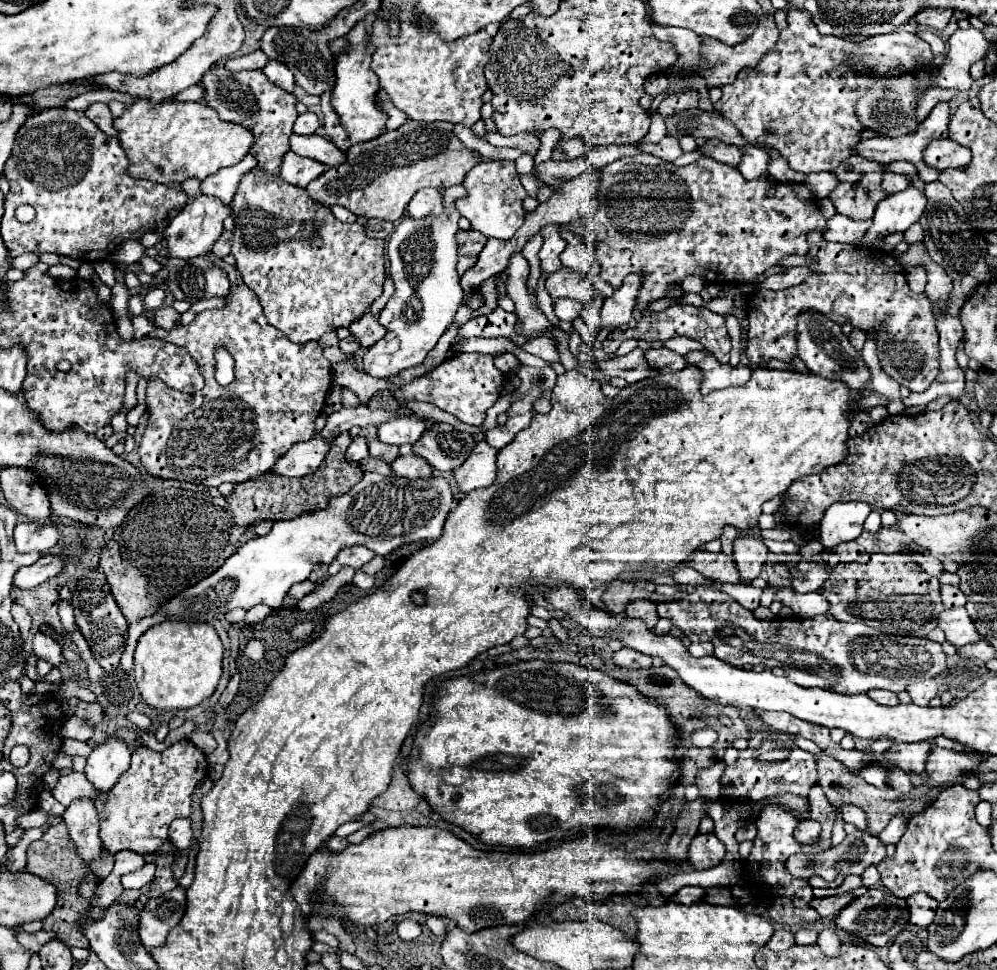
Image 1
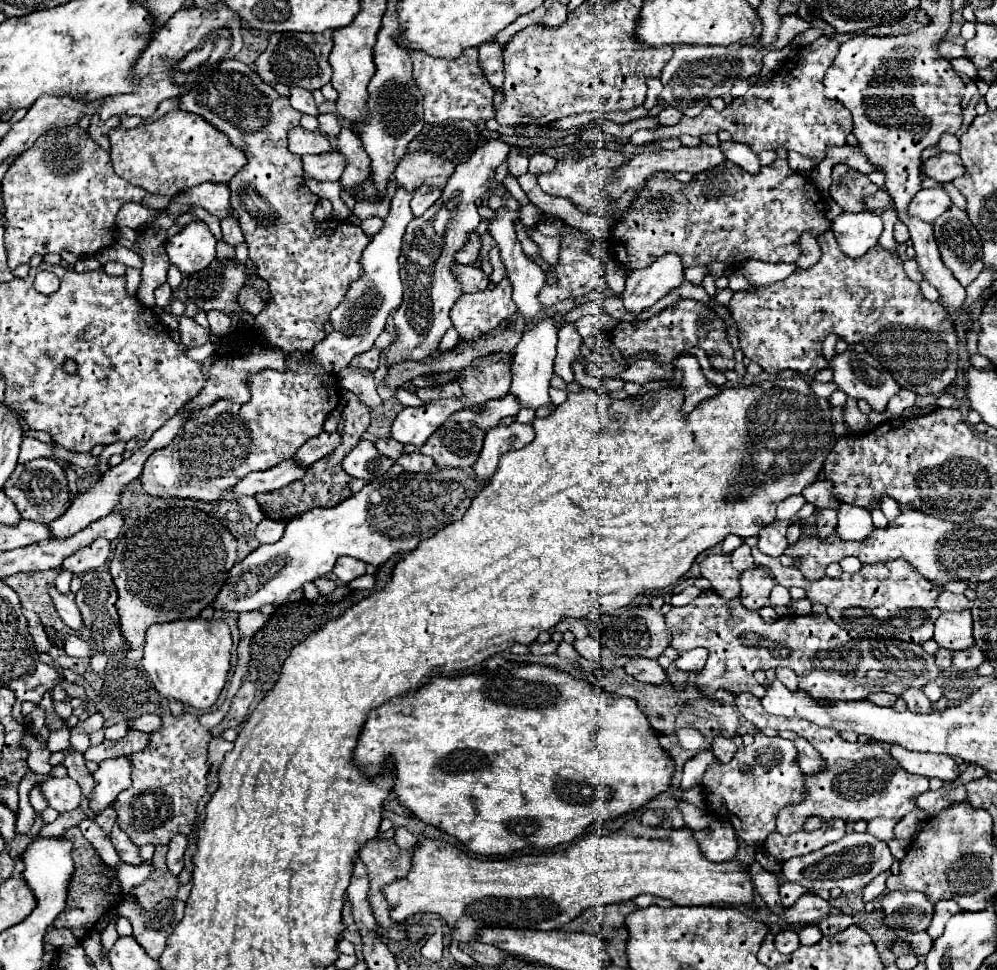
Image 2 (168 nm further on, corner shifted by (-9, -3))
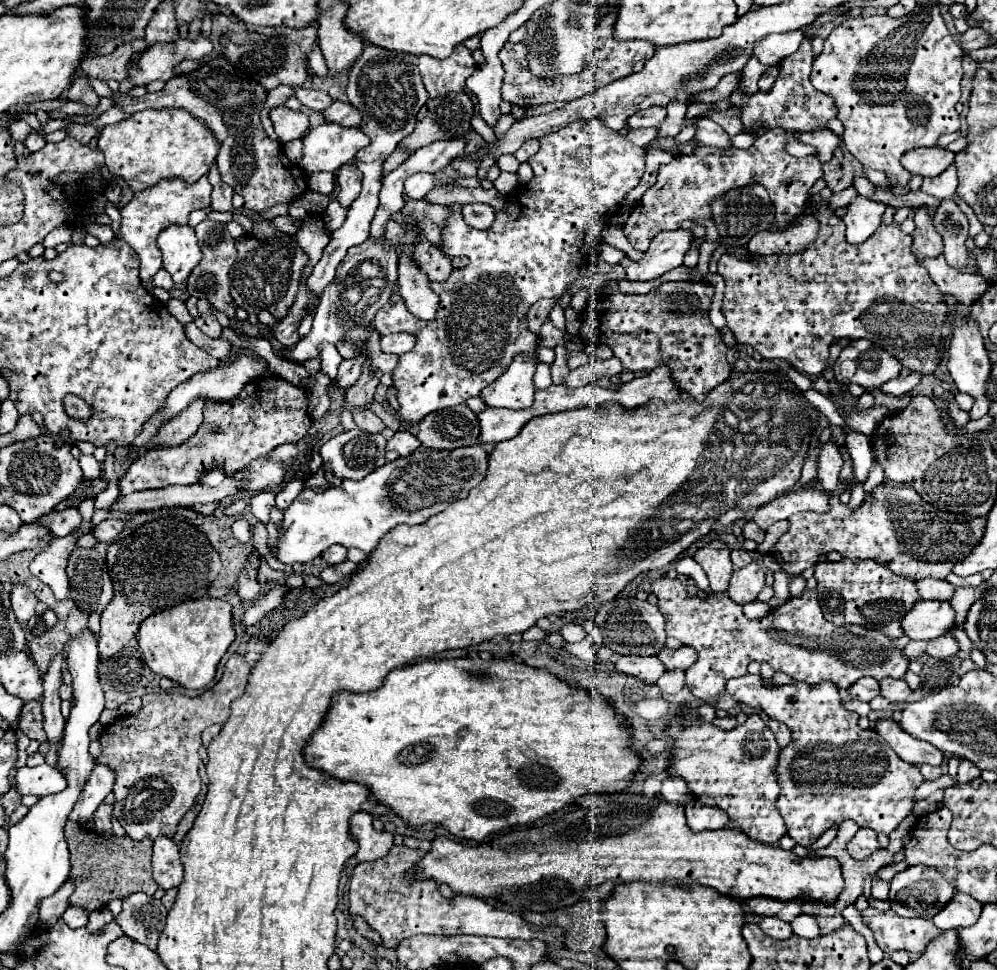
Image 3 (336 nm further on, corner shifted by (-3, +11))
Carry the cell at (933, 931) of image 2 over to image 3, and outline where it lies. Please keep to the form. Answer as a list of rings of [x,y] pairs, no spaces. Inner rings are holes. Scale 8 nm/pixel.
[[[957,894],[937,916],[933,916],[933,924],[939,930],[949,930],[949,928],[965,928],[969,924],[975,924],[981,914],[981,904],[973,900],[969,894]]]

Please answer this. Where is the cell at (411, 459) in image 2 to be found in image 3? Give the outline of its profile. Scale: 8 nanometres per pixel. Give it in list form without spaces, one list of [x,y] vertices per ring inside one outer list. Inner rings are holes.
[[[399,430],[391,440],[387,440],[387,450],[395,450],[401,456],[409,456],[413,454],[417,448],[421,446],[421,442],[415,438],[413,432],[409,430]]]

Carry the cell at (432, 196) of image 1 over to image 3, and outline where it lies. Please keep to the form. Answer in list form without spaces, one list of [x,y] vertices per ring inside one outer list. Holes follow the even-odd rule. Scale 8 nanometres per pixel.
[[[413,174],[405,180],[405,194],[413,200],[421,200],[435,186],[433,174]]]

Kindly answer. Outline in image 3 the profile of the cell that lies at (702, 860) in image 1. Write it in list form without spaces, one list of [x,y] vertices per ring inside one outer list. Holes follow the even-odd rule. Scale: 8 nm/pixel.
[[[691,800],[685,804],[685,816],[687,816],[687,824],[693,832],[719,830],[729,824],[729,818],[725,812],[721,812],[719,808],[709,808],[709,806],[701,804],[699,800]]]

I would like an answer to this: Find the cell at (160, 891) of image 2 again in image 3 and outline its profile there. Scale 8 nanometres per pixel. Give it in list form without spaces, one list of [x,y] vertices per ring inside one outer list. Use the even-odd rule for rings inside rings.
[[[67,820],[65,824],[65,840],[71,852],[71,864],[73,864],[71,880],[75,884],[75,890],[69,898],[71,906],[81,906],[87,912],[93,912],[97,908],[103,908],[113,898],[123,898],[133,892],[145,892],[153,896],[155,890],[159,888],[157,882],[153,880],[153,870],[151,870],[153,840],[145,838],[137,842],[129,836],[105,838],[73,820]]]

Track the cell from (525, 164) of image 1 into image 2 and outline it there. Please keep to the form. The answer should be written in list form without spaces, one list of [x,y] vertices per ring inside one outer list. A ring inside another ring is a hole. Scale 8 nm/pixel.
[[[511,146],[511,152],[509,152],[509,172],[517,178],[517,176],[527,172],[527,164],[529,164],[529,158],[525,154],[521,154],[521,148],[519,146]]]

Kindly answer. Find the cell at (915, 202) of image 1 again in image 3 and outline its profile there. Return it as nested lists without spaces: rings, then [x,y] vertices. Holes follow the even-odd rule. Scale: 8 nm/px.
[[[949,166],[945,172],[941,172],[935,178],[923,178],[923,186],[921,190],[925,194],[931,194],[939,200],[943,198],[951,198],[955,194],[957,188],[957,174],[955,174],[955,166]]]

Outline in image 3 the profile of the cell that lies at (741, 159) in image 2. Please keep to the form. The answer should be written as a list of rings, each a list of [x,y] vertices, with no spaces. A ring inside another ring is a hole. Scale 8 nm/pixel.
[[[701,118],[697,122],[697,140],[701,146],[715,146],[715,148],[731,148],[731,136],[713,120]]]

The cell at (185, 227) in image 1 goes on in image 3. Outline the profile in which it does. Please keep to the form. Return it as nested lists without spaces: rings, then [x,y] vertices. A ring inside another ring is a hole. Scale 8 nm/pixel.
[[[189,224],[165,228],[157,238],[157,246],[163,252],[163,268],[171,274],[173,282],[183,282],[201,262],[195,228]]]

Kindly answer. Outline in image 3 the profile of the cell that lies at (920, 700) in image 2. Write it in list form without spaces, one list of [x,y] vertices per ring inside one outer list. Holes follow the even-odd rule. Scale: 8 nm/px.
[[[883,678],[881,682],[881,696],[891,702],[905,702],[911,694],[911,688],[903,678]]]

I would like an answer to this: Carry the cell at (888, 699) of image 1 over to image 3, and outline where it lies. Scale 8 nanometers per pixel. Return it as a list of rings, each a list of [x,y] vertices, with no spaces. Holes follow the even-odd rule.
[[[863,678],[857,680],[851,688],[849,688],[851,696],[855,700],[863,700],[863,702],[871,702],[875,696],[879,696],[879,682],[875,678]]]

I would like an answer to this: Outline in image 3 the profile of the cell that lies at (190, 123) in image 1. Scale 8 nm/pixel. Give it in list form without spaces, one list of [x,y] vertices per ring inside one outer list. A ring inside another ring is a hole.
[[[183,108],[143,110],[125,120],[105,126],[97,136],[97,148],[105,154],[105,166],[113,176],[121,176],[135,192],[155,186],[165,178],[197,182],[215,164],[219,144],[213,132]]]

